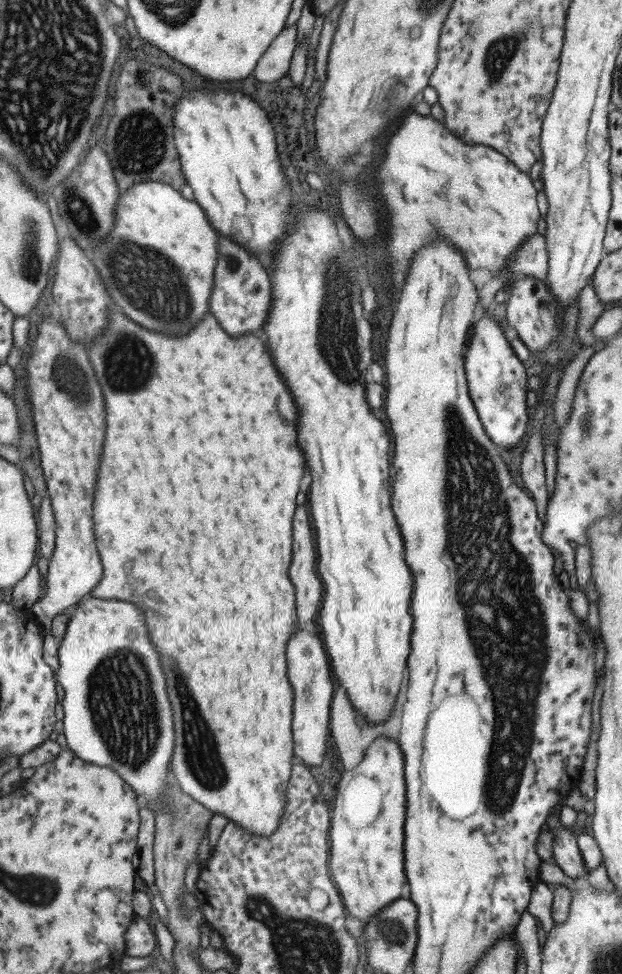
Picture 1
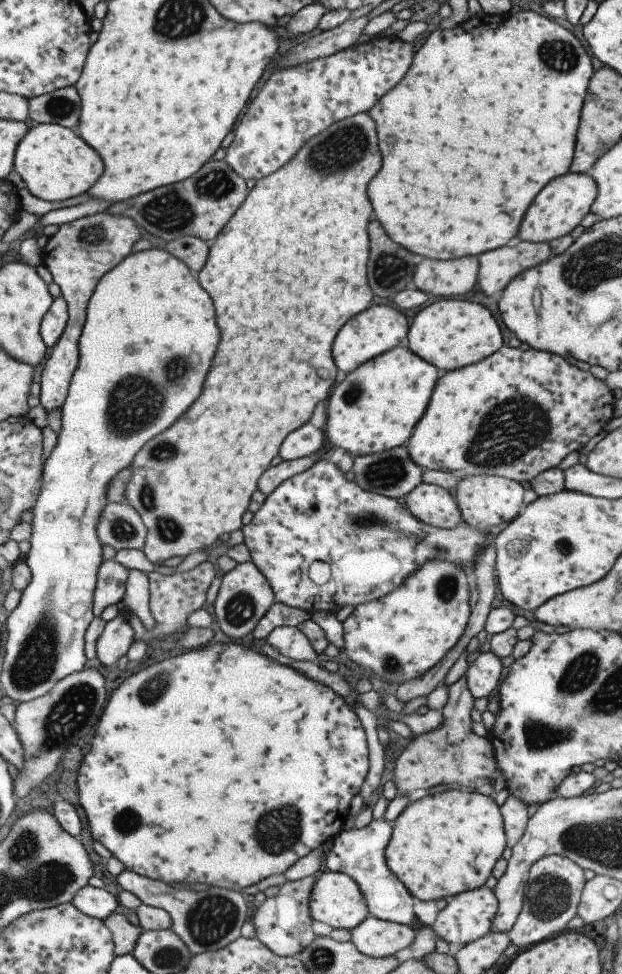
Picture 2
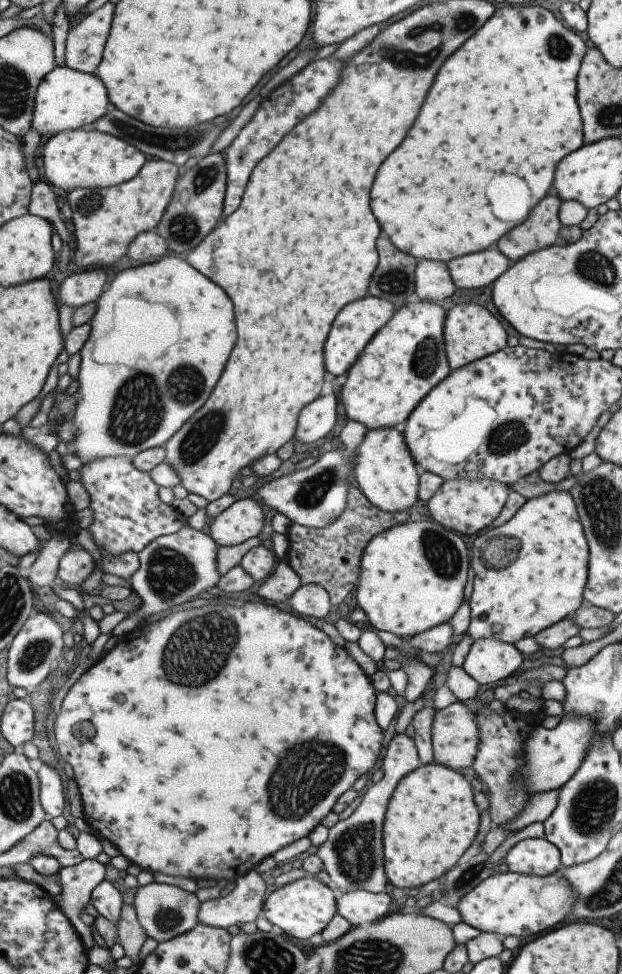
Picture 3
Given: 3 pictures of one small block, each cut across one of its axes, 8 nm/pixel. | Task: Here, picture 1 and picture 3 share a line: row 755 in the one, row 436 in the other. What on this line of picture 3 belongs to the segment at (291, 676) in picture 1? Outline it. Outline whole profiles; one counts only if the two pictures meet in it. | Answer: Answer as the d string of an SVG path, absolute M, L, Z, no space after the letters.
M336 394L319 396L306 404L297 415L294 439L301 444L313 444L319 438L329 438L329 430L334 428L337 404Z

